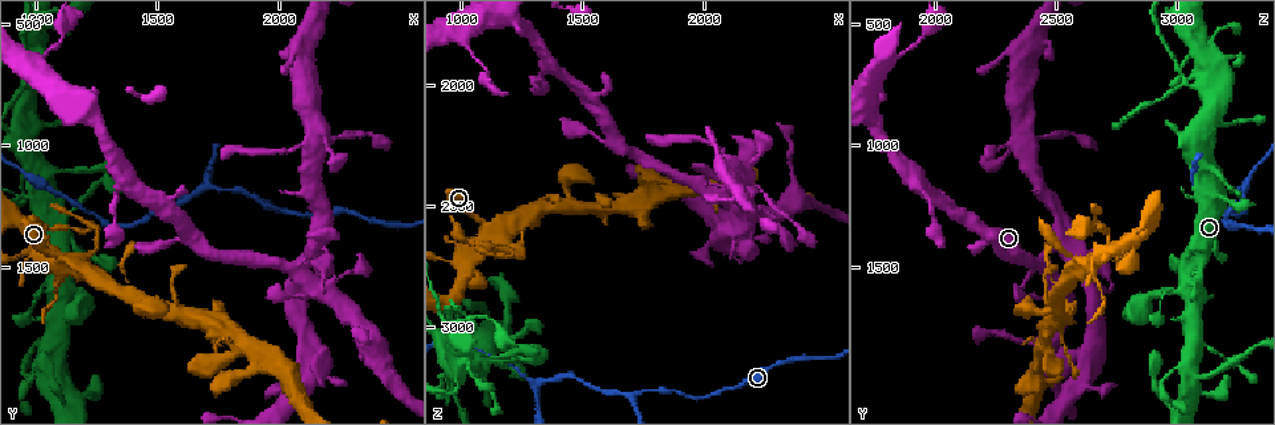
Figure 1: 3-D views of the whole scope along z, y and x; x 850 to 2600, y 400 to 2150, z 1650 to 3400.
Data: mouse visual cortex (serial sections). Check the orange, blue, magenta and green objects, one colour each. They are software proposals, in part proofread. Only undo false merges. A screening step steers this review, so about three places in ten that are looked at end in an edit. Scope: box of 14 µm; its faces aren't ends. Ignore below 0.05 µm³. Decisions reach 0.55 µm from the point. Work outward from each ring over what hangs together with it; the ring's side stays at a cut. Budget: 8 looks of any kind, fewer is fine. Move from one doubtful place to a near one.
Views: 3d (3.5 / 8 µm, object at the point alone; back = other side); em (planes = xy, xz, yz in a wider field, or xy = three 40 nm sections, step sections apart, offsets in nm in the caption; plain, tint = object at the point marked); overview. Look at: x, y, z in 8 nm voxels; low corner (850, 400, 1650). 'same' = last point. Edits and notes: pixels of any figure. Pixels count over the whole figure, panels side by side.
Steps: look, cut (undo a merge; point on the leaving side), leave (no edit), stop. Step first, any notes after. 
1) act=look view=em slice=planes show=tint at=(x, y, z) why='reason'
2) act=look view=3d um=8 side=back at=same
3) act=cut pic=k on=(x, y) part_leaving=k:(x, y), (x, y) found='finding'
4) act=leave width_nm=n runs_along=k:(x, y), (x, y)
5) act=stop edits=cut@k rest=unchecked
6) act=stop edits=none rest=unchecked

act=look view=3d um=3.5 at=(1570, 1700, 2520) why='sharp bend'

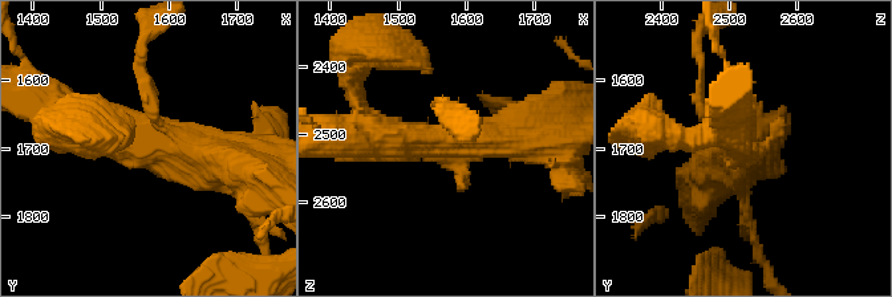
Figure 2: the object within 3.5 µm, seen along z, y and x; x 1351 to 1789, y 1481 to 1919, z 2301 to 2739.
act=look view=em slice=xy step=3 show=tint at=(1575, 1695, 2515) why='shape alone is not enough'

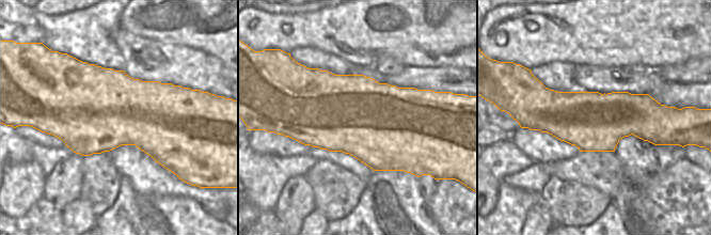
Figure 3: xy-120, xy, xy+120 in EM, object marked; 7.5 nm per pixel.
act=leave runs_along=2:(69, 110), (236, 163) found='one cell here'

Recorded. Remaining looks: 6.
act=look view=3d um=3.5 at=(1240, 1370, 2720) why='sharp bend'

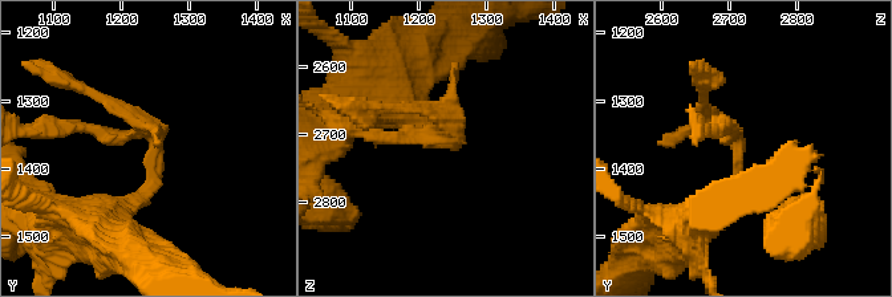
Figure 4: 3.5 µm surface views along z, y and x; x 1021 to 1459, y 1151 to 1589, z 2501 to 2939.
act=look view=em slice=xy step=2 show=tint at=(1245, 1355, 2715) why='shape alone is not enough'

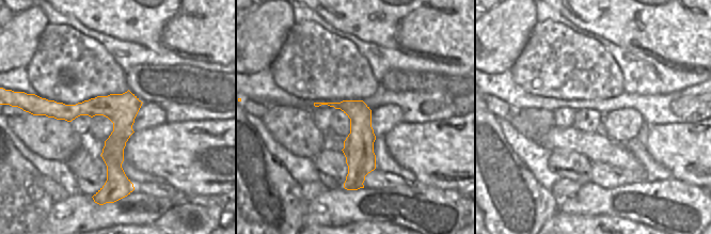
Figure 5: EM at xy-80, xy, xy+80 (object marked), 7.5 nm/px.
act=leave runs_along=4:(117, 208), (146, 188), (154, 139), (73, 127) found='all the same cell'

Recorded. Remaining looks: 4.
act=look view=3d um=3.5 at=(1020, 1470, 2660) why='thin neck'

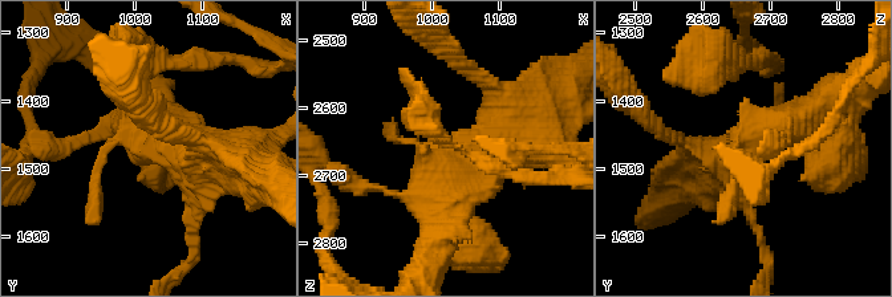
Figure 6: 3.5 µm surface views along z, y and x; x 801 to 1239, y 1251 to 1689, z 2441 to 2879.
act=look view=em slice=xy step=1 show=tint at=(1010, 1455, 2670)

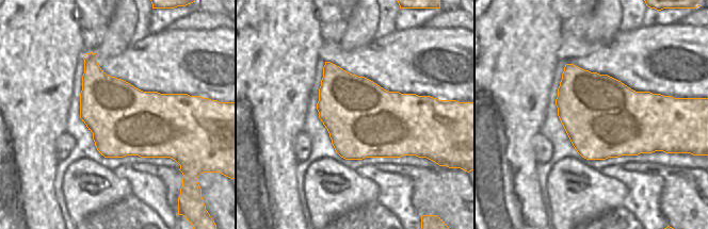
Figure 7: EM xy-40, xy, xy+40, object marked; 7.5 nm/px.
act=leave runs_along=6:(738, 153), (871, 80) found='one cell here'

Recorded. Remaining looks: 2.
act=stop edits=none rest=unchecked

